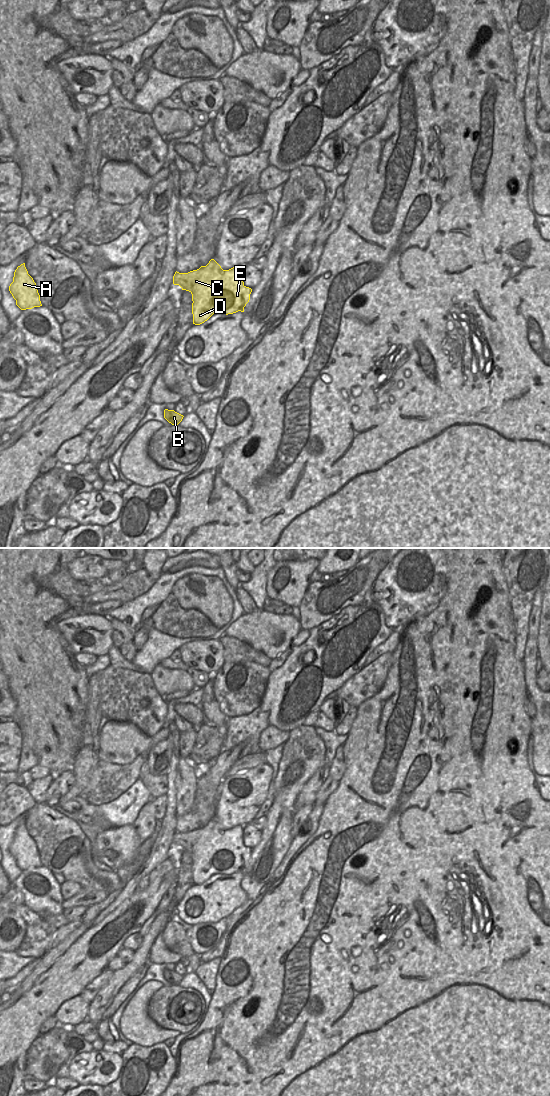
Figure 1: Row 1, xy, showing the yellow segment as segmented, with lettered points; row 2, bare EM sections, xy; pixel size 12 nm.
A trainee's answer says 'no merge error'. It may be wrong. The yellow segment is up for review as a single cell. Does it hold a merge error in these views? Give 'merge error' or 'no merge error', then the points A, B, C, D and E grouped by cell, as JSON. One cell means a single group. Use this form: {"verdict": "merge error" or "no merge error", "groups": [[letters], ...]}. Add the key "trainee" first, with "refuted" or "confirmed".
{"trainee": "confirmed", "verdict": "no merge error", "groups": [["A", "B", "C", "D", "E"]]}

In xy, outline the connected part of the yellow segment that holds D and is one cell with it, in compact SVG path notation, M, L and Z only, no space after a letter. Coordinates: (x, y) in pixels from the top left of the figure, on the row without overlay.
M211 819L206 826L188 833L175 832L173 844L179 845L182 850L192 854L193 884L200 885L207 881L213 874L233 874L244 872L244 867L250 860L252 849L246 847L242 840L244 826L235 826L229 830L223 830L221 826Z

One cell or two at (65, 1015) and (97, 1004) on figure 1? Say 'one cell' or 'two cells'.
two cells

